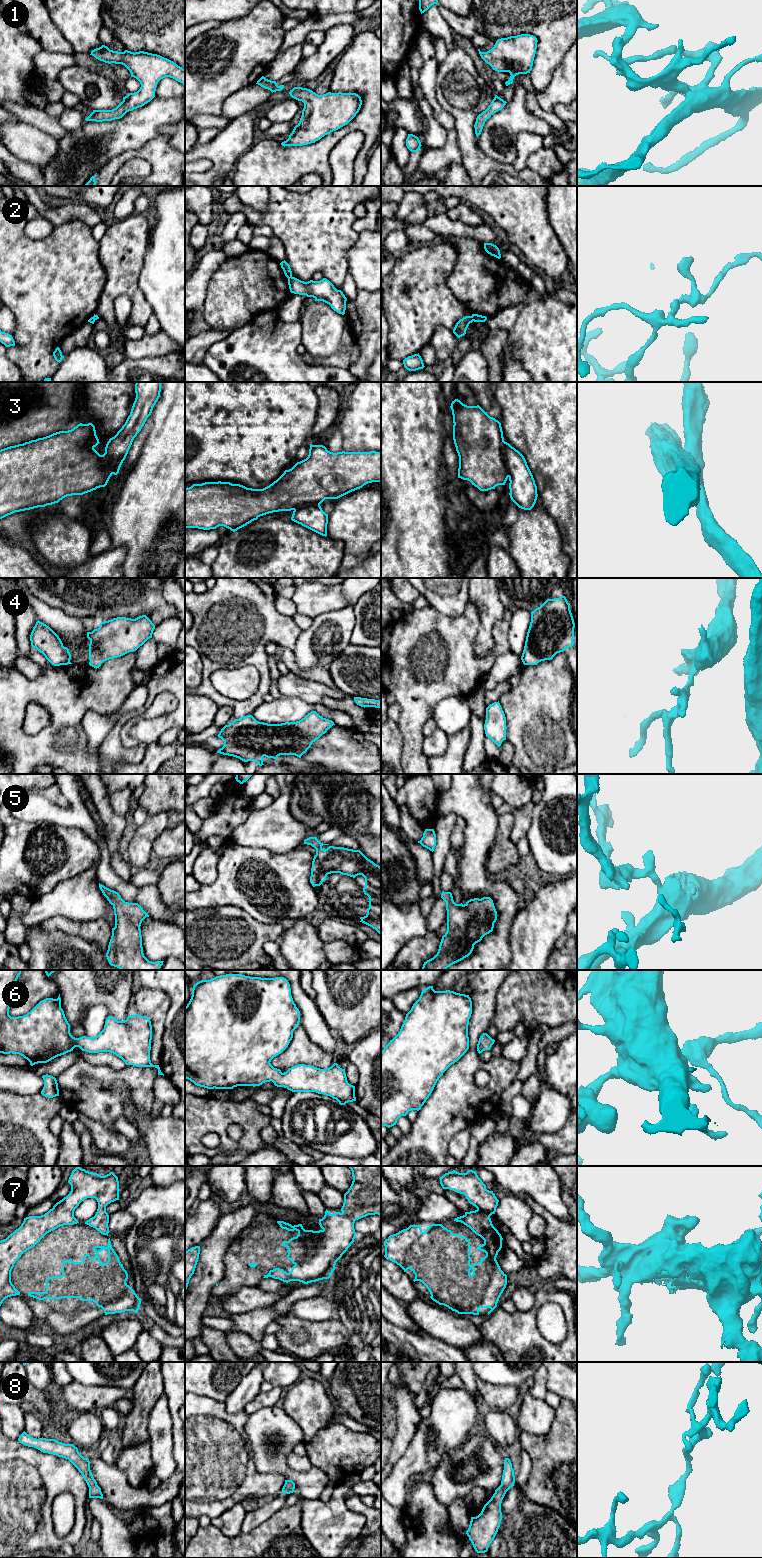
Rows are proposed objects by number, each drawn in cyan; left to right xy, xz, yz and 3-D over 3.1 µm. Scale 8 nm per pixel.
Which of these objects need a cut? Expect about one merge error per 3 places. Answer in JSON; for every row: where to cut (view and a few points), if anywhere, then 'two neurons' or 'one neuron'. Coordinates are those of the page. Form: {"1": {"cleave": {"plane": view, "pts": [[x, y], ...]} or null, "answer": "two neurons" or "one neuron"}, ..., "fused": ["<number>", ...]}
{"1": {"cleave": null, "answer": "one neuron"}, "2": {"cleave": {"plane": "yz", "pts": [[471, 316], [473, 320]]}, "answer": "two neurons"}, "3": {"cleave": {"plane": "yz", "pts": [[504, 441], [503, 457], [508, 476]]}, "answer": "two neurons"}, "4": {"cleave": null, "answer": "one neuron"}, "5": {"cleave": null, "answer": "one neuron"}, "6": {"cleave": null, "answer": "one neuron"}, "7": {"cleave": null, "answer": "one neuron"}, "8": {"cleave": null, "answer": "one neuron"}, "fused": ["2", "3"]}

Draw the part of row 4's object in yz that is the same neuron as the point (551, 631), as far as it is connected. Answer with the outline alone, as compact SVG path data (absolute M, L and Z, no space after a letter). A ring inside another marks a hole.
M565 596L547 599L531 612L521 660L524 665L537 665L552 660L566 648L574 645L575 623L570 604Z

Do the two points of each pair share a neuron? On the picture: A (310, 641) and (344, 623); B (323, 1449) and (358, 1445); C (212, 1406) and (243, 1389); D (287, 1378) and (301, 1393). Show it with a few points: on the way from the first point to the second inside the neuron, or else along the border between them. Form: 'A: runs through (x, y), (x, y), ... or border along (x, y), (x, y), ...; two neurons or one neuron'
A: runs through (313, 631), (324, 619), (334, 619); one neuron
B: runs through (332, 1449), (349, 1449); one neuron
C: border along (223, 1402), (226, 1410), (230, 1413), (243, 1411); two neurons
D: border along (298, 1379), (290, 1386); two neurons

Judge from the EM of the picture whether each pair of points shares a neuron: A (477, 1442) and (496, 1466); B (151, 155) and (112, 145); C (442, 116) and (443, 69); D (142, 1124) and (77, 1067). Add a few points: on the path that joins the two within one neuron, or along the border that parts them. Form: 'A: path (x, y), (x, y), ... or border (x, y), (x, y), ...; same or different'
A: path (478, 1448), (490, 1460); same
B: border (154, 139), (140, 149), (125, 150), (111, 159); different
C: border (436, 84), (436, 100), (453, 118), (453, 128); different
D: border (121, 1100), (124, 1116); different

